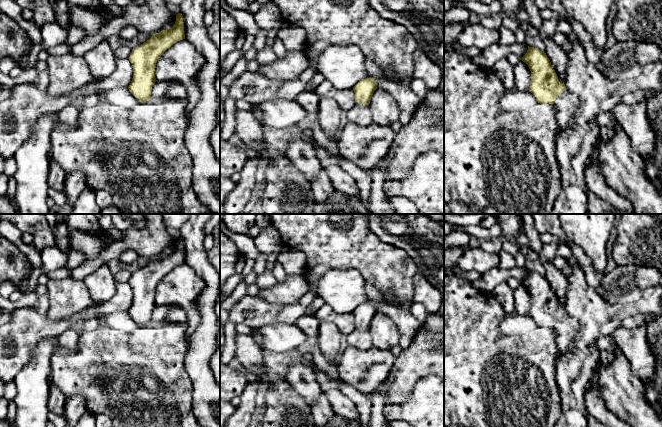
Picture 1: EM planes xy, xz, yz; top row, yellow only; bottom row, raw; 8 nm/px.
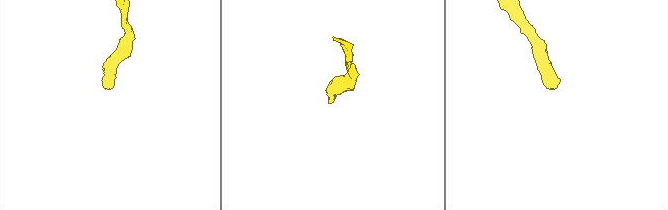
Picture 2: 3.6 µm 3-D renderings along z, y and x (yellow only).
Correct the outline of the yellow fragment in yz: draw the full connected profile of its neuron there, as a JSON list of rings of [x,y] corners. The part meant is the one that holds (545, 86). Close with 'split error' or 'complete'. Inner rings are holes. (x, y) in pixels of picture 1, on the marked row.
[[[528,46],[527,53],[520,58],[520,60],[525,62],[531,71],[532,77],[529,91],[536,97],[538,103],[549,103],[556,108],[559,131],[567,130],[579,109],[579,97],[576,94],[569,92],[565,88],[565,84],[559,81],[558,76],[545,52]]]; split error

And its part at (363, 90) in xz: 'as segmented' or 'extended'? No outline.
extended

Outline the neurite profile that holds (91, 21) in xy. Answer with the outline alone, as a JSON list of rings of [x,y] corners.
[[[69,4],[71,25],[82,27],[86,36],[96,35],[104,21],[114,17],[113,13],[102,6],[101,10],[92,10]]]

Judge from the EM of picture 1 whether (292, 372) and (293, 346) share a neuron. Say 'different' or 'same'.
different

